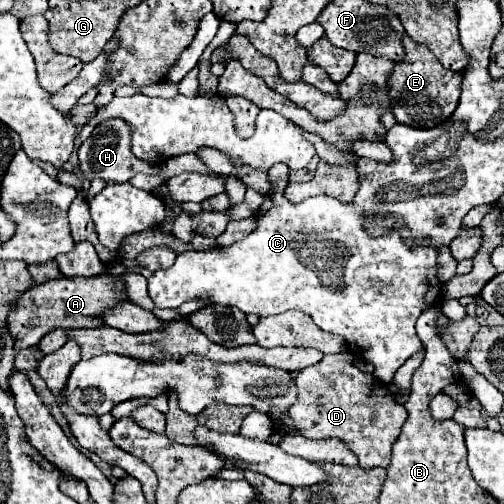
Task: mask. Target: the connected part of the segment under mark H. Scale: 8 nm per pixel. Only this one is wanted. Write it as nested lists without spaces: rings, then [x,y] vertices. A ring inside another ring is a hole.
[[[107,120],[103,124],[99,124],[91,138],[87,142],[81,144],[79,148],[79,168],[85,176],[85,180],[95,180],[101,178],[107,184],[125,184],[129,182],[129,178],[133,178],[135,174],[161,174],[161,168],[157,164],[151,162],[143,162],[139,158],[135,158],[131,154],[131,130],[125,122],[121,120]]]

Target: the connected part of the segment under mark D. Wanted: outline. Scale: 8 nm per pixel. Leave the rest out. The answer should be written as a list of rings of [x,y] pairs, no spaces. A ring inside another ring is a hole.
[[[351,352],[325,356],[323,362],[301,370],[295,380],[299,384],[299,402],[291,406],[289,416],[301,436],[311,440],[339,438],[357,454],[363,470],[387,468],[391,464],[391,448],[407,420],[407,410],[393,402],[383,382],[363,374],[351,362]]]

